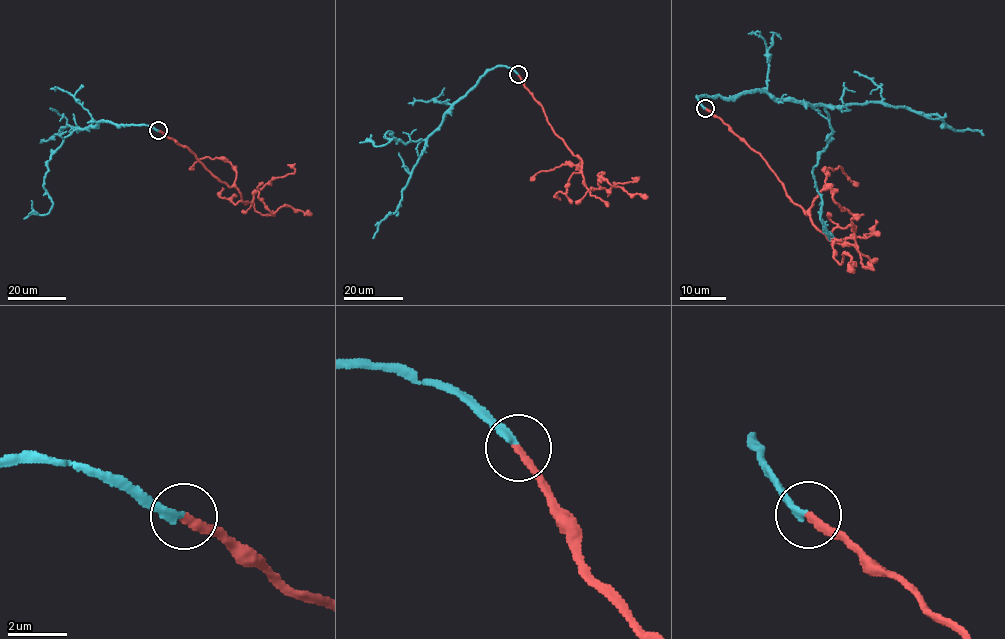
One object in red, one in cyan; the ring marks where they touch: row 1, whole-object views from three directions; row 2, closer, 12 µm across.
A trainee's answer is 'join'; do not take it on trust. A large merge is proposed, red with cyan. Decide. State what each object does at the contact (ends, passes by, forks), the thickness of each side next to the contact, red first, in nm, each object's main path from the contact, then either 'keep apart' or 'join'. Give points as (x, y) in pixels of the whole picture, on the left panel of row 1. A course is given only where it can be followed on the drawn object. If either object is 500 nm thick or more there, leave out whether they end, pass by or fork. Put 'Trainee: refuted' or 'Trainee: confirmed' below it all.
red ends there; cyan ends there; 260 nm thick on the red side, 260 nm on the other; red runs (158, 130), (234, 186), (242, 201), (252, 201), (259, 189), (258, 197), (273, 214), (290, 206), (312, 214); cyan runs (158, 130), (100, 121), (74, 130), (47, 162), (43, 187), (52, 203), (50, 211), (38, 215), (31, 200); join
Trainee: confirmed

